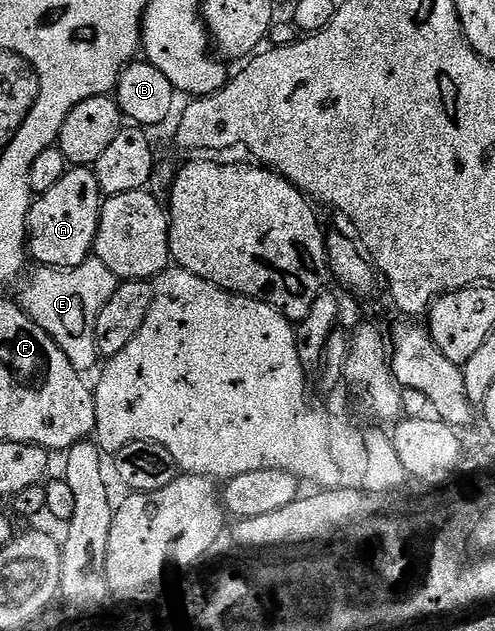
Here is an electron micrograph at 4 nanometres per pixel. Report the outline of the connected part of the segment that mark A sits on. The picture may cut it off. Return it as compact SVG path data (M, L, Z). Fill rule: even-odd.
M76 166L48 192L37 195L31 201L30 215L26 221L26 249L38 266L76 268L91 257L98 221L102 215L104 195L93 169Z

